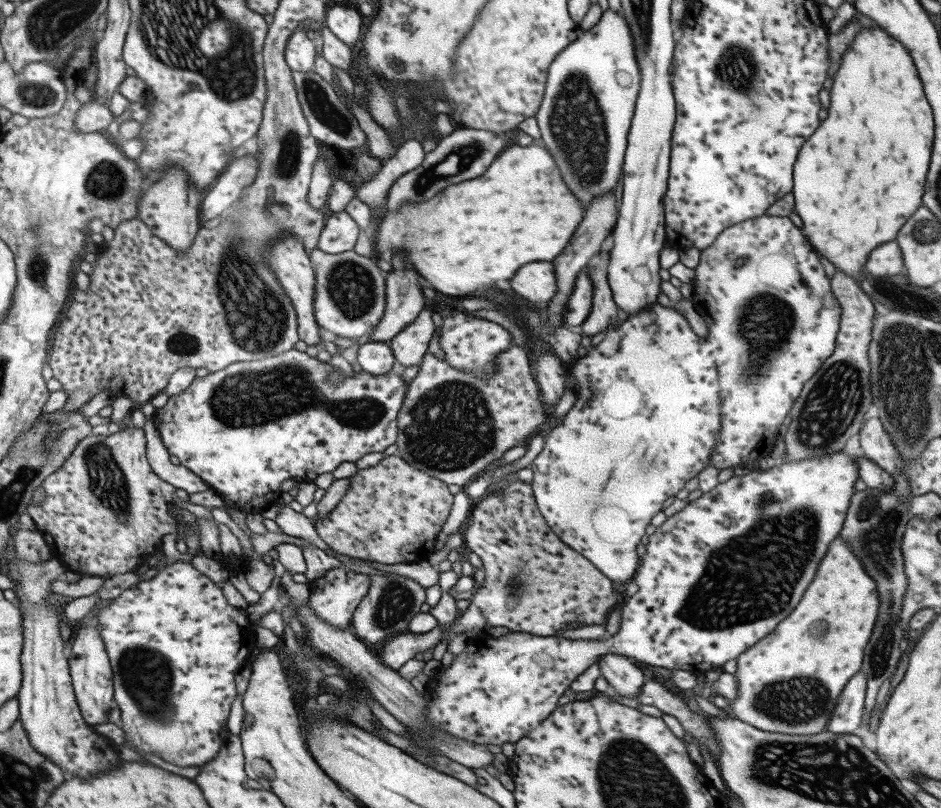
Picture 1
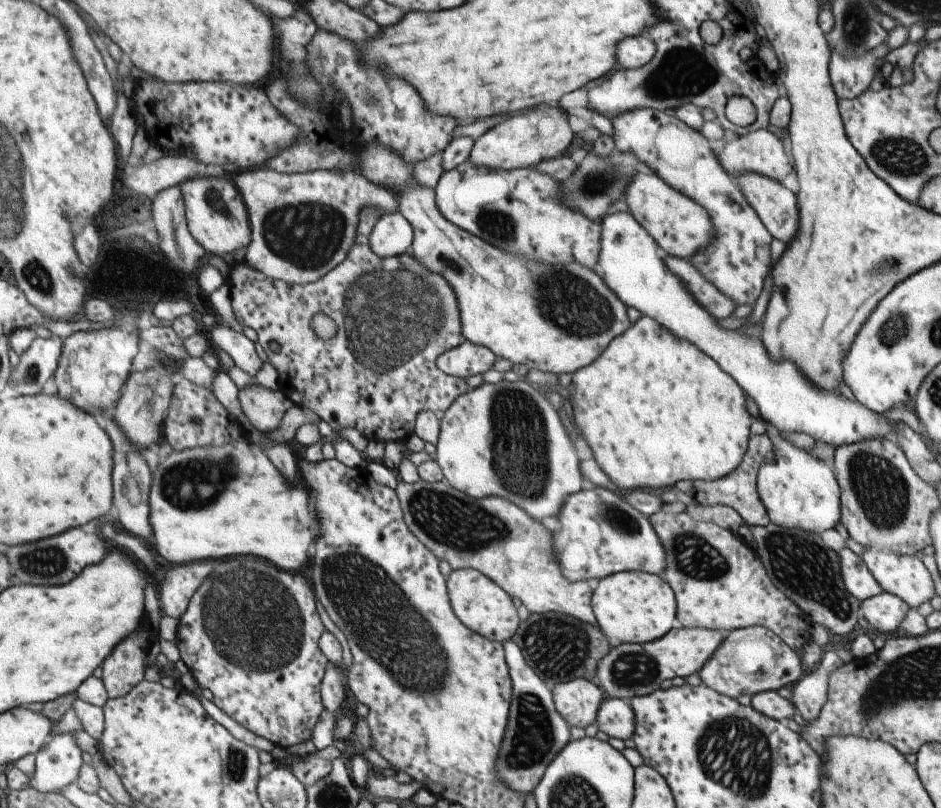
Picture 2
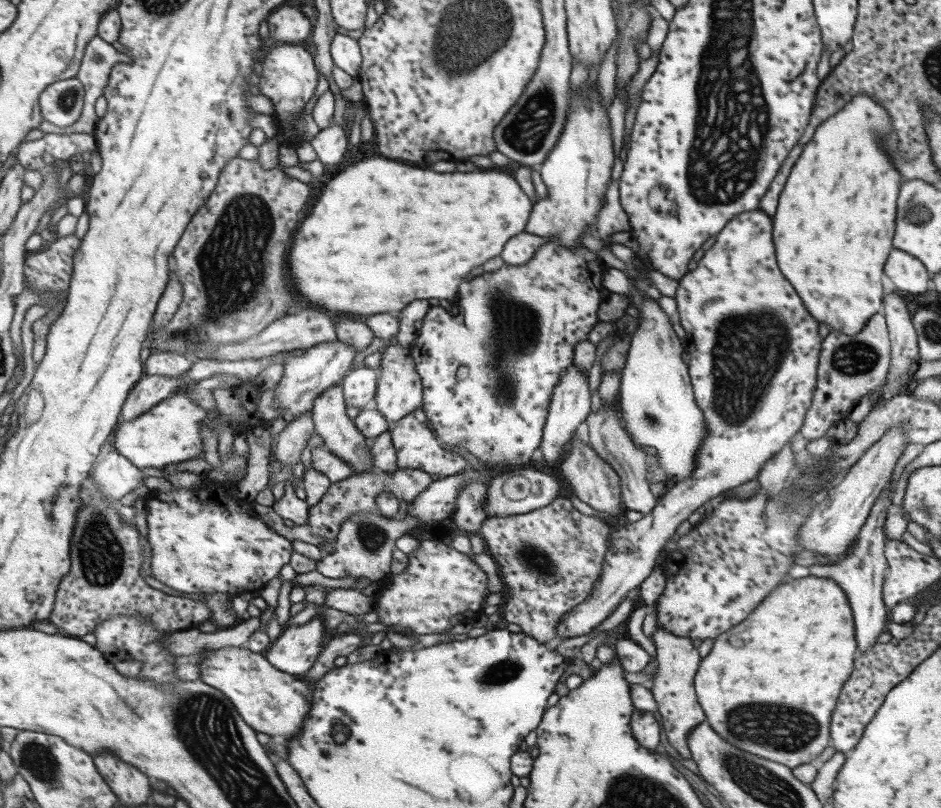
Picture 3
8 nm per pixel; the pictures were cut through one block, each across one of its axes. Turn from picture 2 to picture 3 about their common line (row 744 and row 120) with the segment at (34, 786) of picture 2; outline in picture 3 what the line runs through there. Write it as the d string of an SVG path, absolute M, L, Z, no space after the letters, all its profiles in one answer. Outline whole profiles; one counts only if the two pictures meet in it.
M76 77L48 84L37 97L41 119L61 128L79 119L83 101L84 88Z

